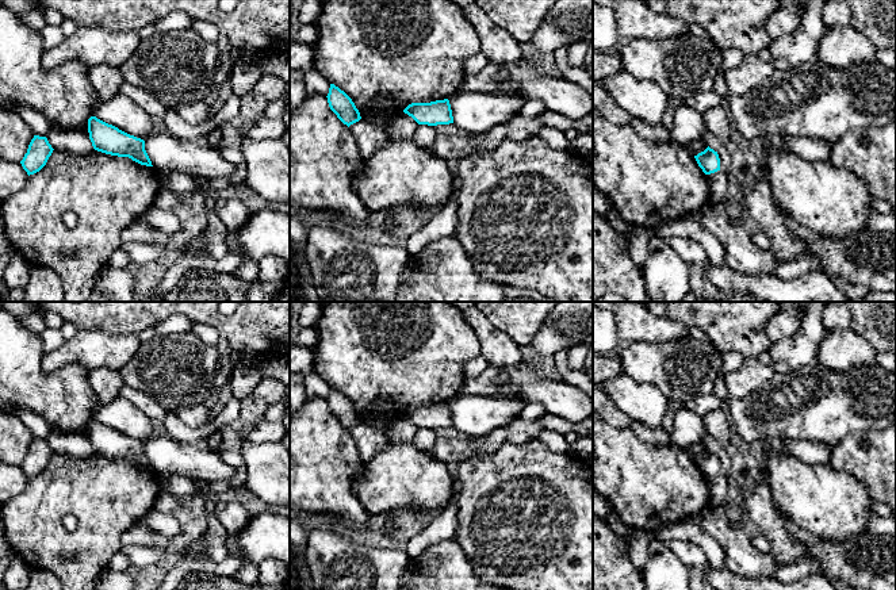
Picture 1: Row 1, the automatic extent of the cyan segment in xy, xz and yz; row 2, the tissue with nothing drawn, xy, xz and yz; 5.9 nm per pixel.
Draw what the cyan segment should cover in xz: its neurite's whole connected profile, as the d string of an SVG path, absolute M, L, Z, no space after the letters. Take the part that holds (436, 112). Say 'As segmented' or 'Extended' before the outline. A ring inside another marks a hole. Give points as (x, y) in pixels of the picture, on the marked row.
As segmented. M448 99L430 103L411 103L405 110L418 124L437 126L453 123Z

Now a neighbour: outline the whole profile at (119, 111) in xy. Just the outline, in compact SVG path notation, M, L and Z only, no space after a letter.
M120 92L110 100L99 101L92 116L143 141L153 134L152 116Z

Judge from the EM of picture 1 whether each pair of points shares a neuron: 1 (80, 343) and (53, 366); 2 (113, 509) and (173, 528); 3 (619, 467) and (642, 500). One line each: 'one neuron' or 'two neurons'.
1: one neuron
2: two neurons
3: one neuron

